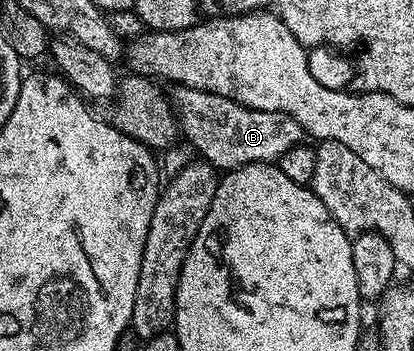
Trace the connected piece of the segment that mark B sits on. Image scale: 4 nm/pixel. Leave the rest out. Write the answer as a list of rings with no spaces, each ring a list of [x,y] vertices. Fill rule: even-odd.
[[[176,85],[172,90],[175,91],[169,94],[171,107],[175,109],[182,137],[192,151],[202,161],[215,167],[216,171],[236,170],[254,162],[278,163],[279,157],[289,152],[289,148],[304,141],[303,128],[297,124],[297,120],[293,120],[293,116],[285,116],[281,112],[250,110],[248,106],[225,96],[201,92],[188,86]]]

